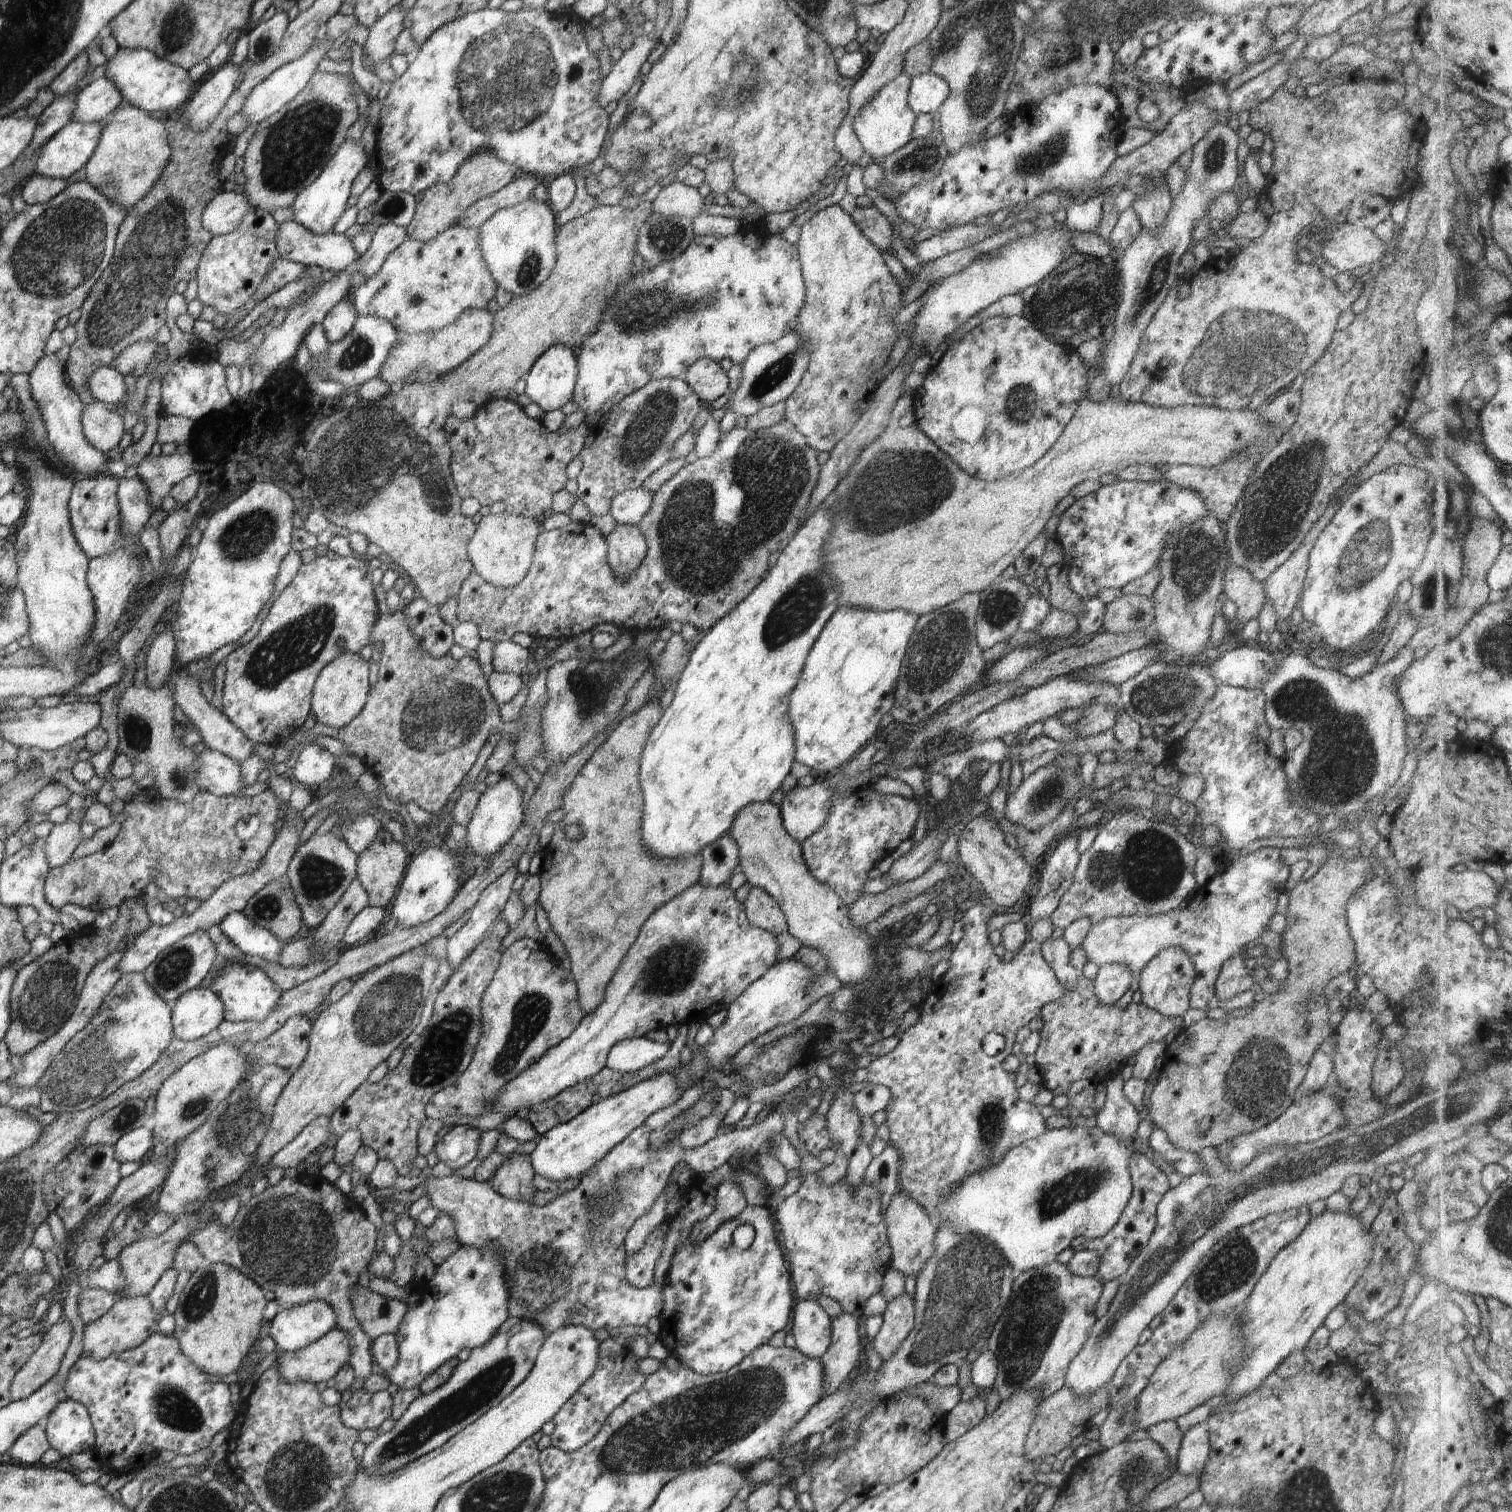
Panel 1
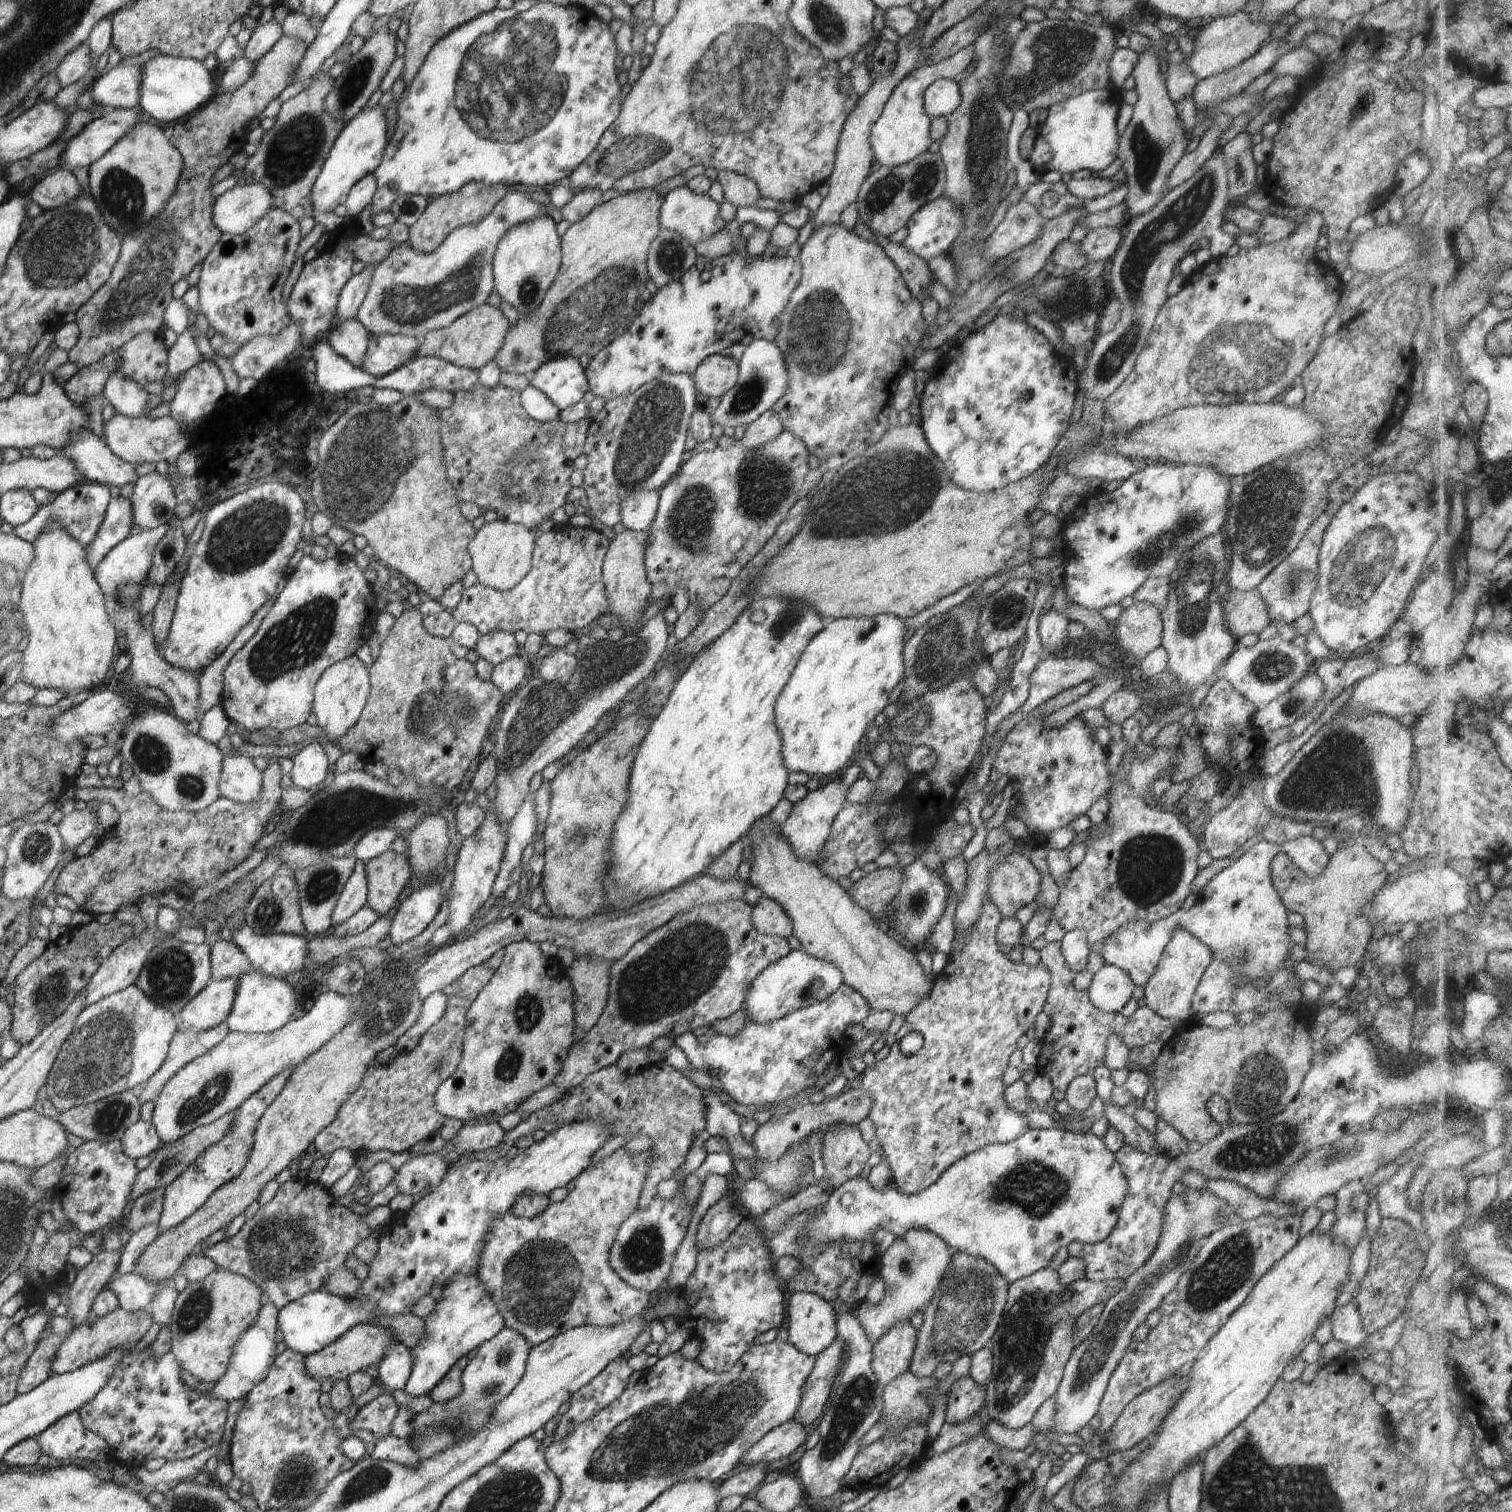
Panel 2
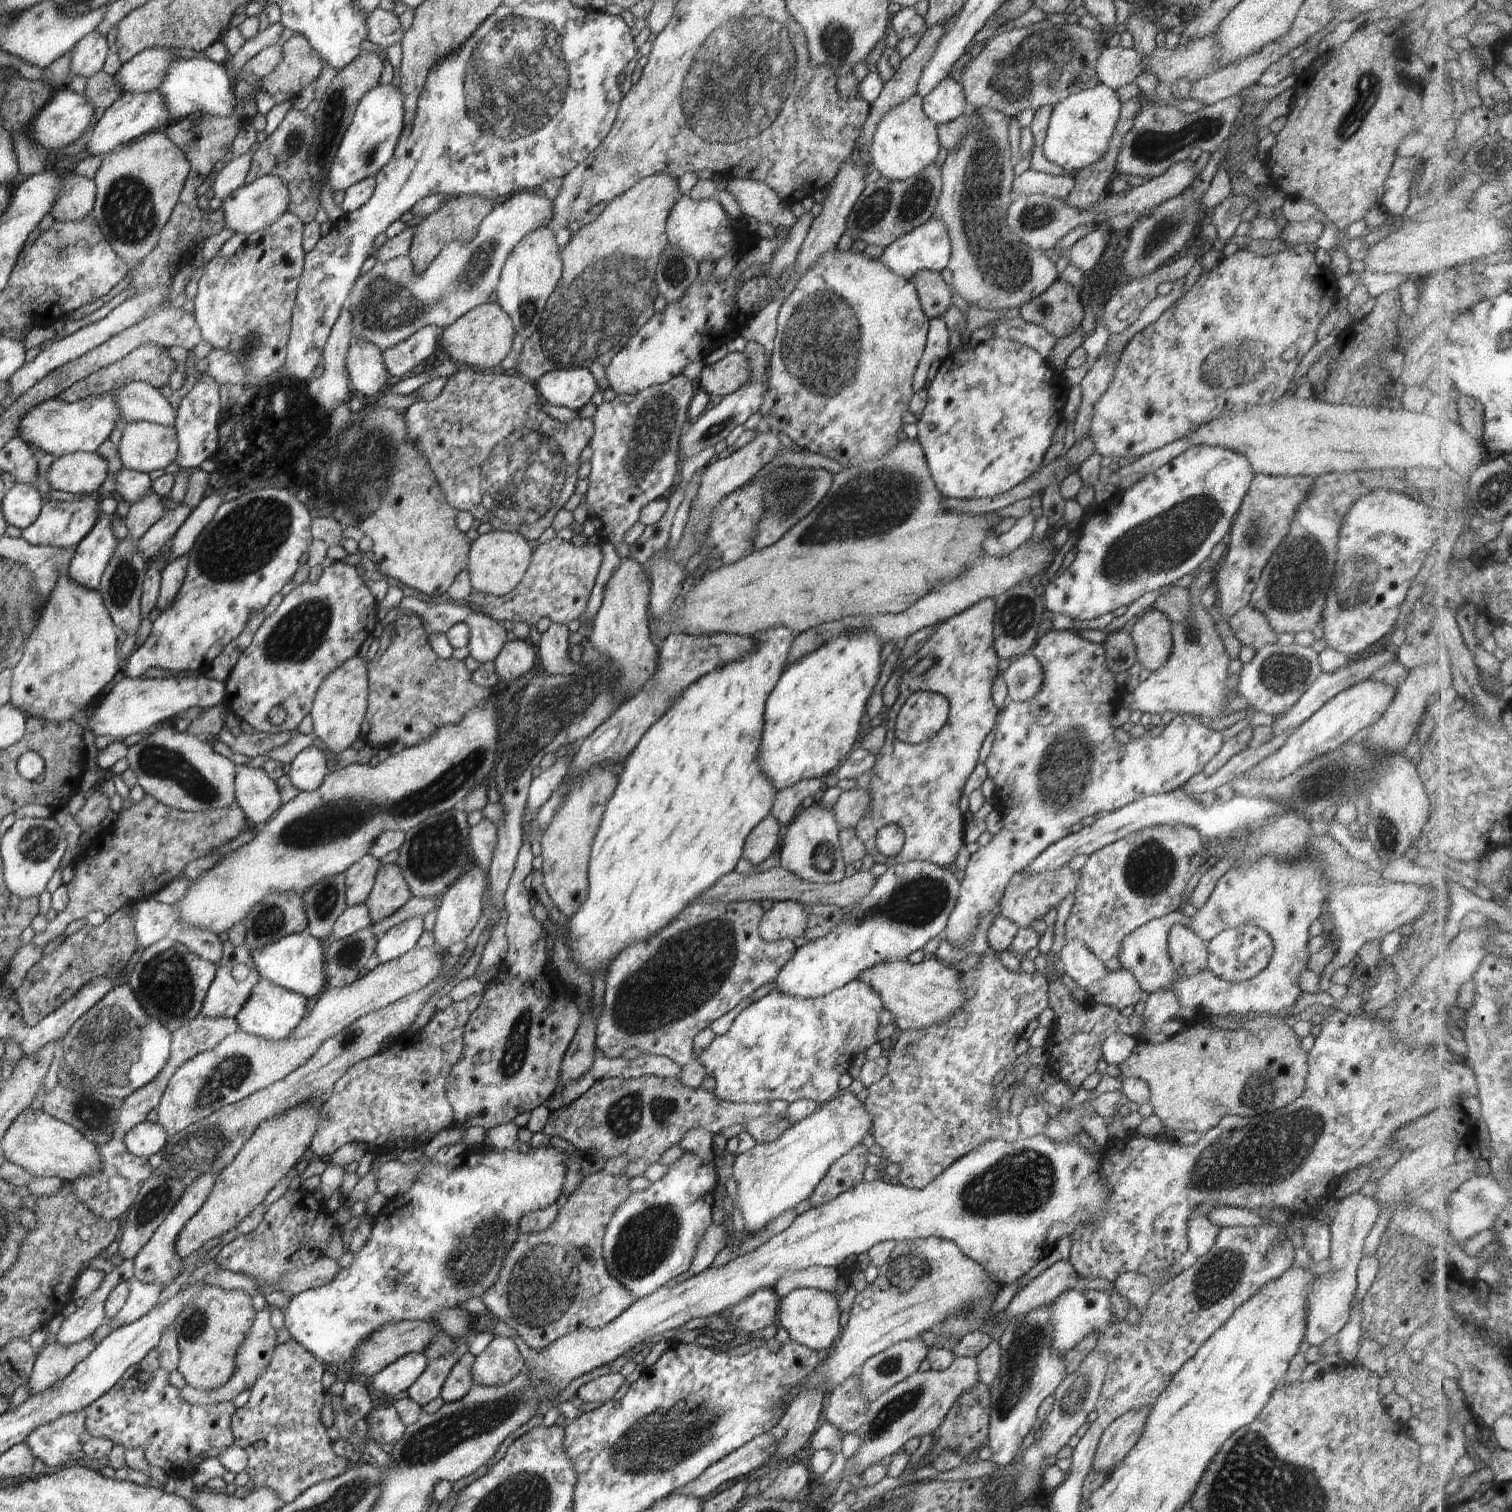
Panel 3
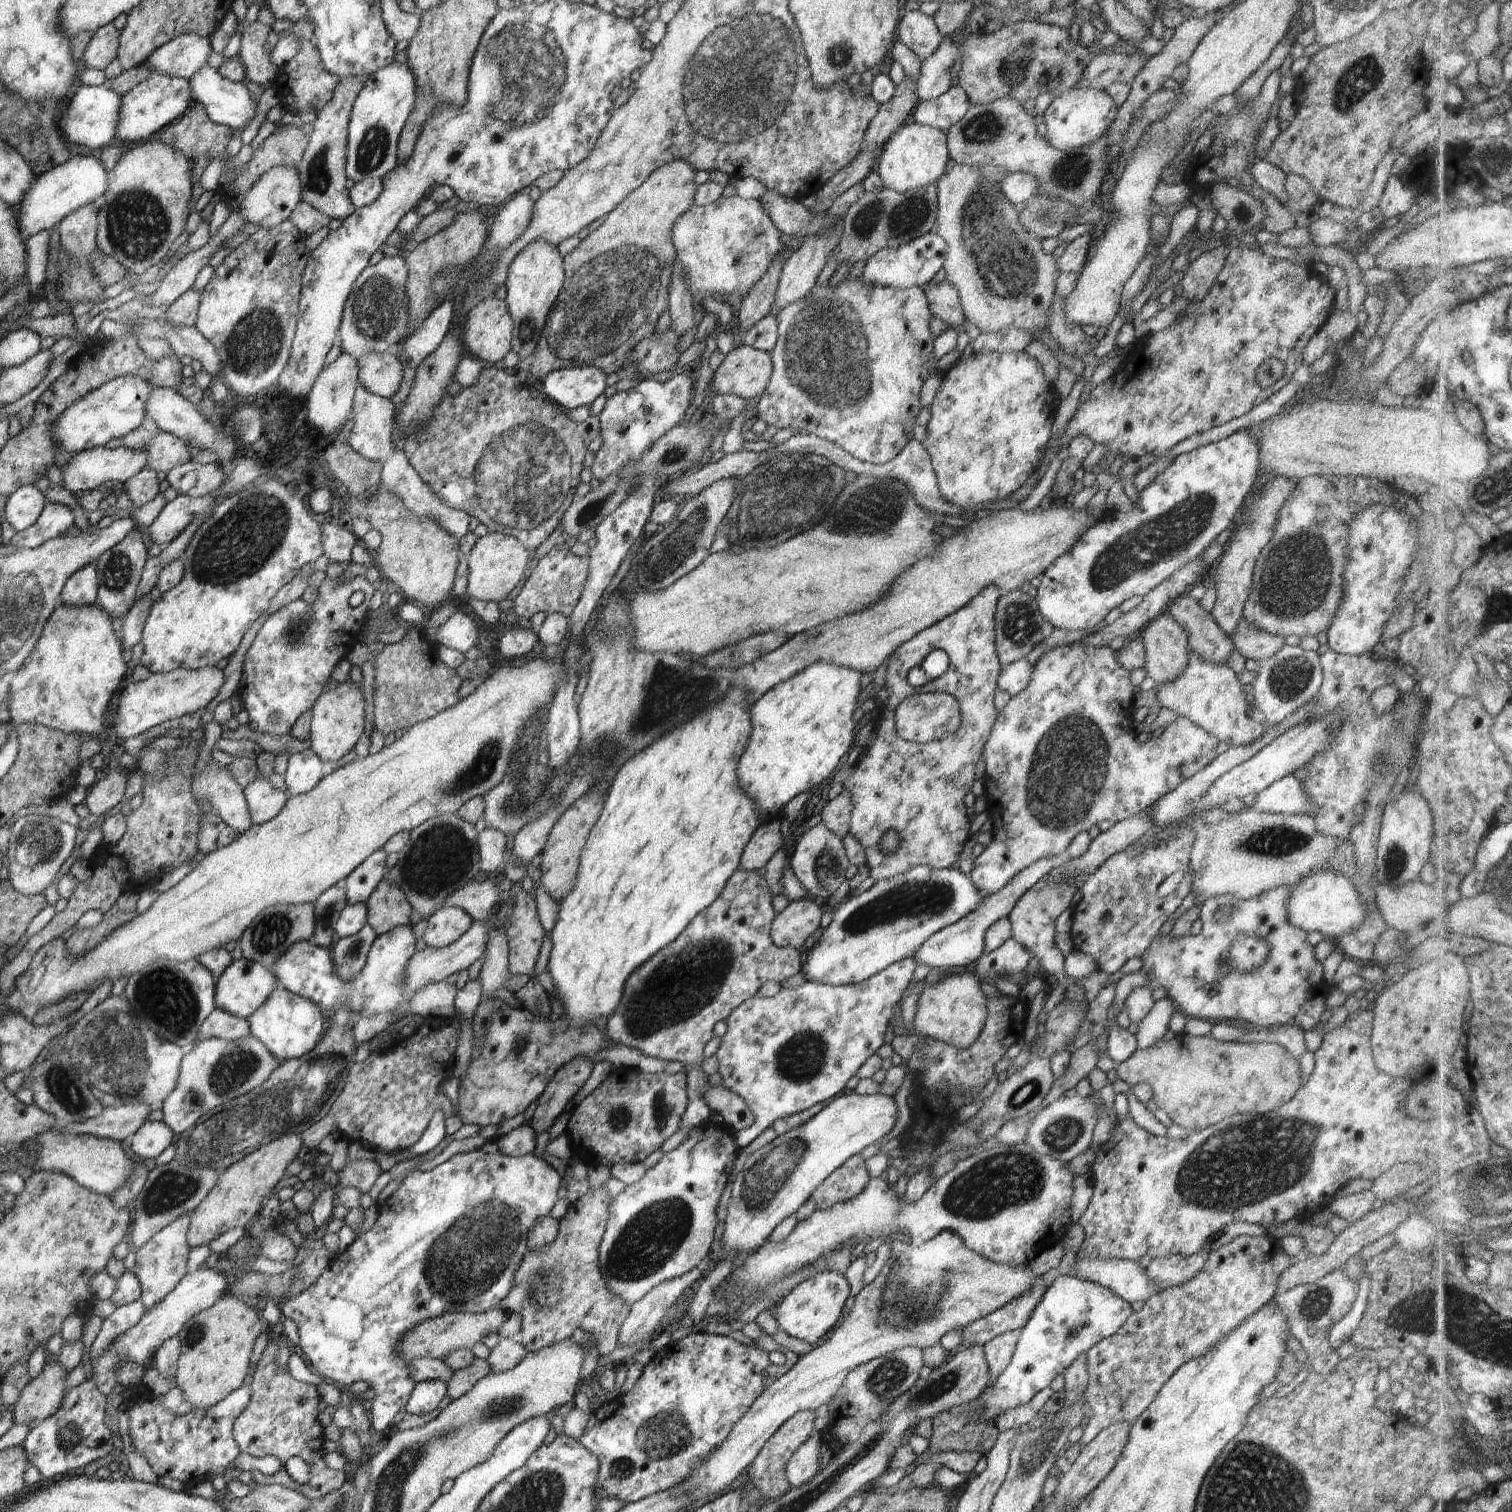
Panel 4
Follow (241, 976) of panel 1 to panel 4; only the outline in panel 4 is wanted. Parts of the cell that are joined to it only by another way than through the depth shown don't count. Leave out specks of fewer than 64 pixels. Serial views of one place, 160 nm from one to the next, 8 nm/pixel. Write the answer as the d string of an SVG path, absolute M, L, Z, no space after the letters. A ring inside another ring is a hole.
M279 985L246 1020L250 1034L260 1040L282 1062L298 1058L317 1046L318 1039L325 1033L330 1023L322 1016L320 1009L311 1000L298 996Z

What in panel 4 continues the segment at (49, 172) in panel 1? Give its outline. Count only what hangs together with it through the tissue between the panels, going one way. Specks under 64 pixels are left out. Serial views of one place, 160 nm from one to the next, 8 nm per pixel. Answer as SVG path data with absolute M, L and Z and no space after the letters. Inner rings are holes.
M154 73L121 96L121 108L114 138L116 144L139 144L145 141L150 134L158 132L162 127L172 123L172 120L182 116L190 101L190 89L186 79Z

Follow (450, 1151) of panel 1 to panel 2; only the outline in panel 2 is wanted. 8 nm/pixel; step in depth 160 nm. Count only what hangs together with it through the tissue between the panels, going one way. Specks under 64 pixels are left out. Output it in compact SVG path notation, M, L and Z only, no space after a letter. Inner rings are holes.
M463 1123L448 1142L453 1144L453 1150L462 1157L466 1152L477 1153L495 1147L500 1141L503 1142L504 1133L498 1123Z

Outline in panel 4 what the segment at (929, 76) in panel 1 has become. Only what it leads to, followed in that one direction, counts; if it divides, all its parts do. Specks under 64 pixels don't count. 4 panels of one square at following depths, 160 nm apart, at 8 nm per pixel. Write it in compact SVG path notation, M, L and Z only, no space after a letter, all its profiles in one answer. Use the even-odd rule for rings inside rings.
M951 86L943 95L927 101L918 101L910 120L947 131L966 114L971 105L964 89Z

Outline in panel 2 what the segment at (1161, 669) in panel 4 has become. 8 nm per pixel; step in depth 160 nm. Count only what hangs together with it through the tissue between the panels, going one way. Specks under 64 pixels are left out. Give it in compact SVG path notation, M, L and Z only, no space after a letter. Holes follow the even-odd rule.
M1136 601L1127 609L1122 609L1113 629L1117 644L1123 646L1128 654L1133 654L1137 662L1142 661L1149 652L1156 650L1161 645L1163 622L1160 611L1152 603Z

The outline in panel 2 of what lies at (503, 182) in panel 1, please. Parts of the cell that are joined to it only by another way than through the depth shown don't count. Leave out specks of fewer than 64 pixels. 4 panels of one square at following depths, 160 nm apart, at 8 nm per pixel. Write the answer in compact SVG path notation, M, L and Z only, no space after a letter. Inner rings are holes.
M482 181L467 182L459 191L430 198L429 205L422 212L422 216L409 228L408 244L424 254L434 252L444 242L446 235L455 228L479 223L488 216L499 200L507 195L504 183L487 185Z

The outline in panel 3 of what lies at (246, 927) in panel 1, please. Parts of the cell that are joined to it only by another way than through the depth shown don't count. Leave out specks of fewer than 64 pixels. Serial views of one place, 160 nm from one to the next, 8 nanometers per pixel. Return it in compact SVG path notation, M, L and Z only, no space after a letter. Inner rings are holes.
M307 930L295 935L288 935L277 943L250 952L256 970L261 978L265 978L286 988L286 990L297 992L307 999L316 999L320 991L326 987L324 961L320 941Z

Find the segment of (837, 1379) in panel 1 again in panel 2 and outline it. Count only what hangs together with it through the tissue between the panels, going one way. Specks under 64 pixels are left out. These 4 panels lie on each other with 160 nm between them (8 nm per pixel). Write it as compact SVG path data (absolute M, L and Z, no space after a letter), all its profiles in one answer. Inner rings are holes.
M838 1335L824 1352L815 1356L815 1363L802 1389L801 1403L795 1418L806 1430L817 1425L828 1397L832 1383L836 1380L842 1354L846 1351L845 1340Z

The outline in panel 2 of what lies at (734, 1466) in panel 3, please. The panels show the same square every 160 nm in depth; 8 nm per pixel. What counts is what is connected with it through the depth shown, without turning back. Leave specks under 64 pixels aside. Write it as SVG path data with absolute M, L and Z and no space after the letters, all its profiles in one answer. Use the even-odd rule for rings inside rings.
M796 1419L777 1426L774 1430L766 1433L746 1454L742 1465L759 1465L768 1460L780 1460L789 1457L798 1446L806 1439L809 1431L806 1430Z

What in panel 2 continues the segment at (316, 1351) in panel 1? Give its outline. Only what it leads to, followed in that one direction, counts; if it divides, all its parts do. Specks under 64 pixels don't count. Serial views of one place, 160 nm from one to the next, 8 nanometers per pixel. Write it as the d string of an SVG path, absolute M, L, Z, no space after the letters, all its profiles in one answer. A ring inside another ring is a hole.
M360 1323L354 1325L349 1331L346 1331L339 1339L334 1340L321 1351L305 1356L306 1372L318 1382L325 1380L339 1381L347 1379L353 1372L370 1370L374 1372L382 1355L385 1355L386 1347L397 1343L393 1338L391 1331L378 1327L370 1323Z

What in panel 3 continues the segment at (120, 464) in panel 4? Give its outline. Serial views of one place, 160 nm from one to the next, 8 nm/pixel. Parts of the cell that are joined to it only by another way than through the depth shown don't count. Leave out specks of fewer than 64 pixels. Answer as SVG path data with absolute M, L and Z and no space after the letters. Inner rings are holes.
M84 451L58 457L50 465L47 483L54 490L86 496L96 493L109 476L109 462L98 453Z

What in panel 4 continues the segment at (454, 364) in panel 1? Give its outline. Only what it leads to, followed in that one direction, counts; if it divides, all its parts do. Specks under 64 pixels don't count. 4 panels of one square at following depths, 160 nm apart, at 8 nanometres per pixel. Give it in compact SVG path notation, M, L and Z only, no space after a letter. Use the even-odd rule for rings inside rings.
M492 296L482 299L468 310L463 322L463 344L467 354L478 359L482 364L496 364L511 350L513 320L504 299Z

